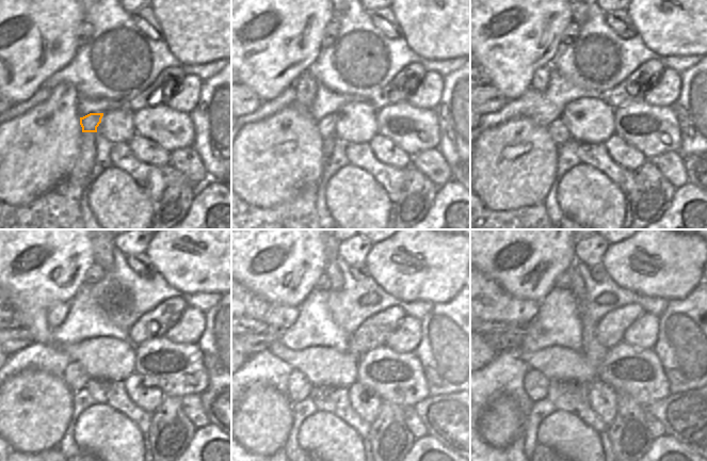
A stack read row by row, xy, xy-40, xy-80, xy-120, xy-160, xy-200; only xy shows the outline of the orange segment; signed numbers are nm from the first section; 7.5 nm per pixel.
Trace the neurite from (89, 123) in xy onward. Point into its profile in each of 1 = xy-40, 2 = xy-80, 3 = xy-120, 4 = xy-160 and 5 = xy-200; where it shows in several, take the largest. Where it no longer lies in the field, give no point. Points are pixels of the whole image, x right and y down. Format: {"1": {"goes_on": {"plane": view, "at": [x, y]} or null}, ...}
{"1": {"goes_on": {"plane": "xy-40", "at": [326, 125]}}, "2": {"goes_on": {"plane": "xy-80", "at": [558, 131]}}, "3": {"goes_on": {"plane": "xy-120", "at": [75, 376]}}, "4": {"goes_on": {"plane": "xy-160", "at": [299, 387]}}, "5": {"goes_on": {"plane": "xy-200", "at": [535, 385]}}}

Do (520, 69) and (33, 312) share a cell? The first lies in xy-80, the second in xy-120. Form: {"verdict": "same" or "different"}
{"verdict": "same"}

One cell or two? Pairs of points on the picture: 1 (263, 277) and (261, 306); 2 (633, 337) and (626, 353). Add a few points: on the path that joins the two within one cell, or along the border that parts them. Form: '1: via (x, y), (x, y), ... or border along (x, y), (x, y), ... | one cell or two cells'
1: border along (242, 284), (271, 302), (287, 305) | two cells
2: border along (622, 340), (636, 347), (651, 350) | two cells

